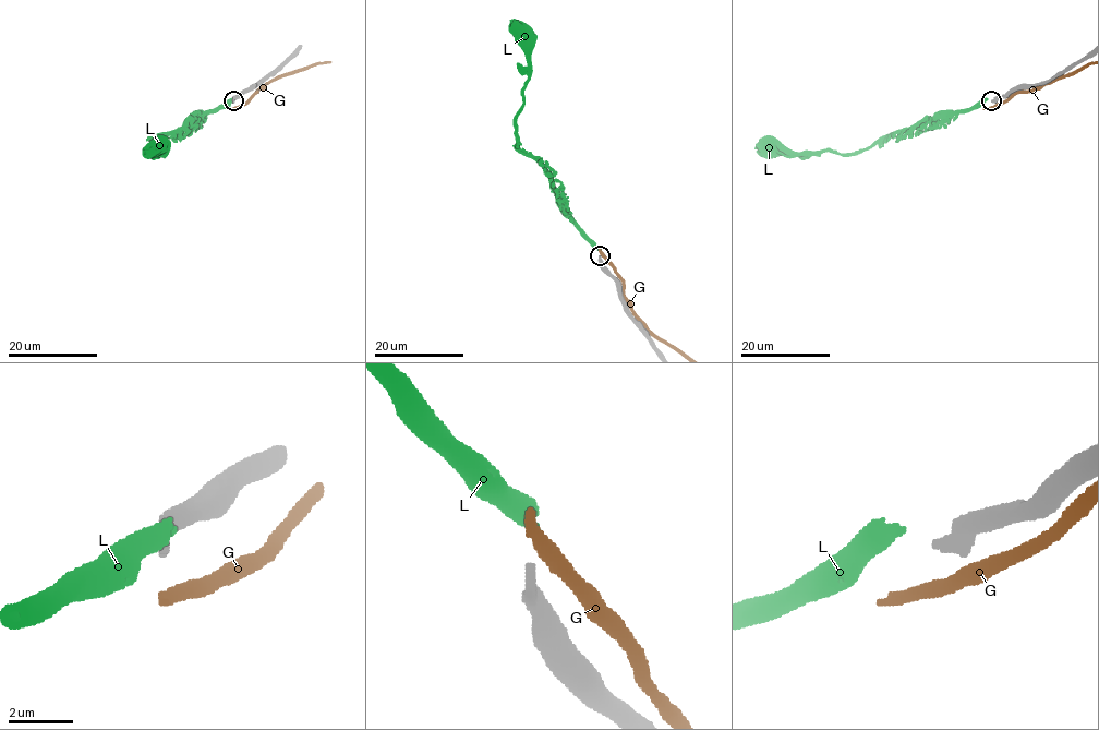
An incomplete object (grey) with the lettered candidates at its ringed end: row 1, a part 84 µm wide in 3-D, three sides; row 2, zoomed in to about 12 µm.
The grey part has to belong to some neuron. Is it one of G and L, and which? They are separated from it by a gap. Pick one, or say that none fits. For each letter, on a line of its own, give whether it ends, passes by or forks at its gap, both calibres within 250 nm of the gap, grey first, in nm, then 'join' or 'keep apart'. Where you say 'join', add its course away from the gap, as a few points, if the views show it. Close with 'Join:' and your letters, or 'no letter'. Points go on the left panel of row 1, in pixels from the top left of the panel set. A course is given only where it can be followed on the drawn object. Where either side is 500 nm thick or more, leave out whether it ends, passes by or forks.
G: it passes by; calibres 400 and 440 nm; keep apart
L: it ends; calibres 400 and 400 nm; join; course (233, 100), (201, 111), (182, 127), (160, 132), (149, 152), (161, 153), (148, 148)
Join: L

